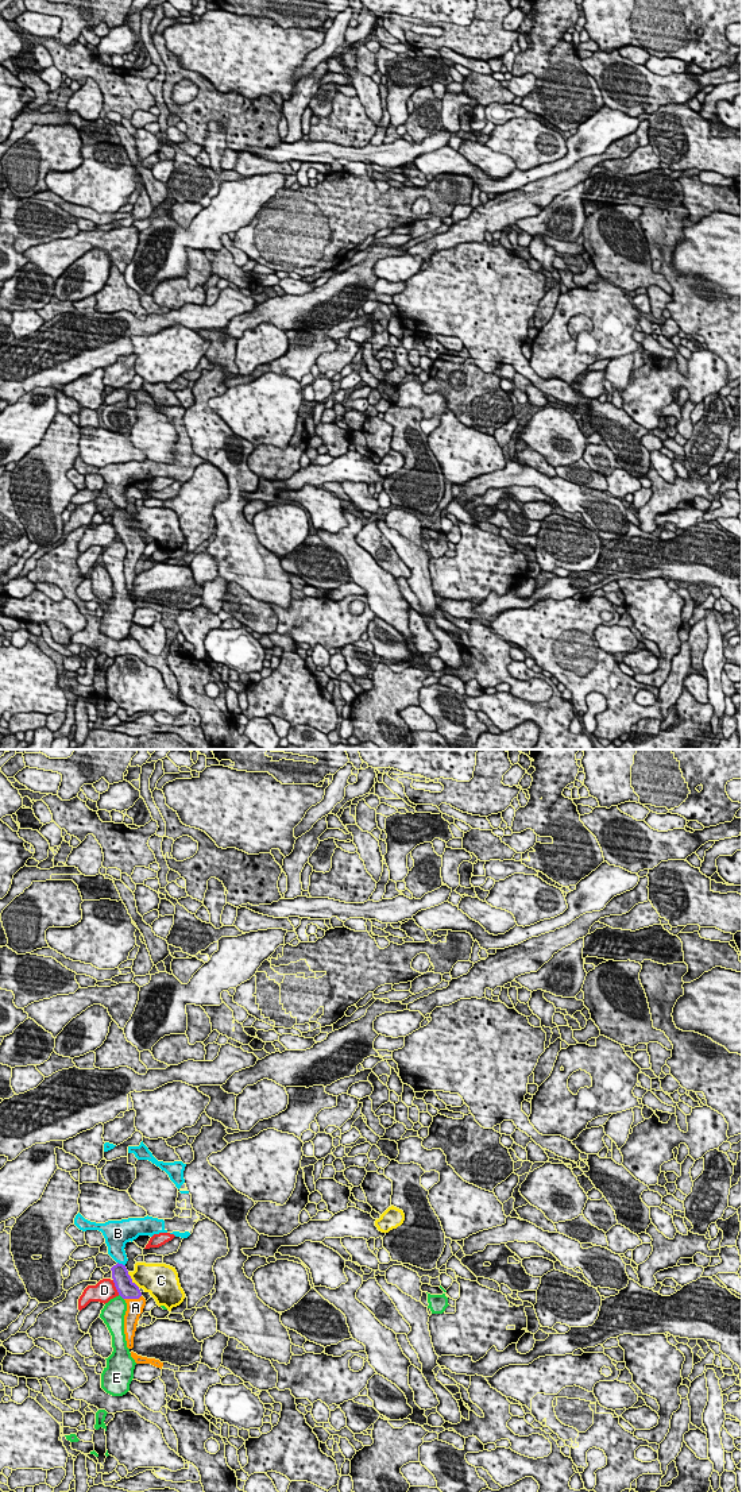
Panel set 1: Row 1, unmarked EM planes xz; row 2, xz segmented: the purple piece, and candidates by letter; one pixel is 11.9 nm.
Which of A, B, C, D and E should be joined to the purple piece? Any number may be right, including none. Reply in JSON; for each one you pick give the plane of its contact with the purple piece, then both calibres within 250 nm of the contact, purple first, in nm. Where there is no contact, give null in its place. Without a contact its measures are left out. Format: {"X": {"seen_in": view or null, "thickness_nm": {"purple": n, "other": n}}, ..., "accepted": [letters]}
{"A": {"seen_in": "xz", "thickness_nm": {"purple": 220, "other": 190}}, "accepted": ["A"]}

